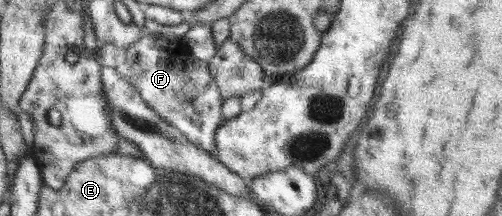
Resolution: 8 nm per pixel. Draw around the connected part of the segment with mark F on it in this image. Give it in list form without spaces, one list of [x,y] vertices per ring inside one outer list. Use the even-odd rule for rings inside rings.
[[[145,33],[133,45],[127,48],[116,47],[115,44],[98,44],[97,51],[93,53],[95,60],[101,67],[107,66],[117,70],[118,78],[126,78],[129,84],[133,85],[141,95],[141,98],[168,123],[176,126],[191,144],[208,153],[215,150],[215,131],[221,124],[222,118],[220,108],[222,98],[220,90],[210,76],[208,62],[195,58],[187,49],[183,39],[173,39],[172,41],[165,36],[155,36]]]

